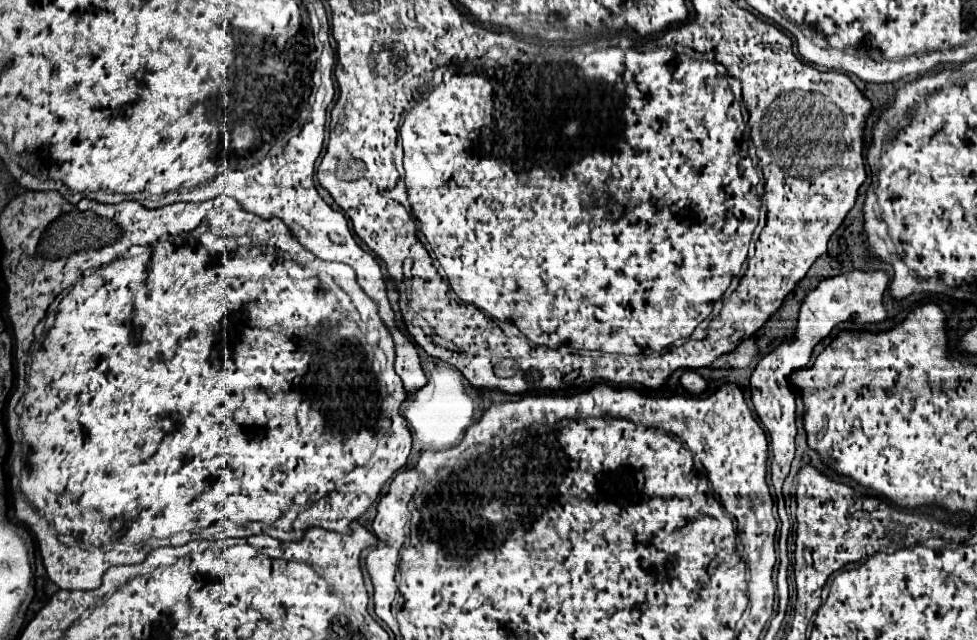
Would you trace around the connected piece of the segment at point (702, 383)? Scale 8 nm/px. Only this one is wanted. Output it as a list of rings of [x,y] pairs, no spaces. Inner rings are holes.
[[[691,370],[683,372],[681,384],[683,384],[683,388],[685,388],[687,392],[691,392],[691,394],[695,394],[695,396],[697,396],[697,394],[703,394],[703,392],[707,390],[707,380],[705,380],[701,374],[691,372]]]

